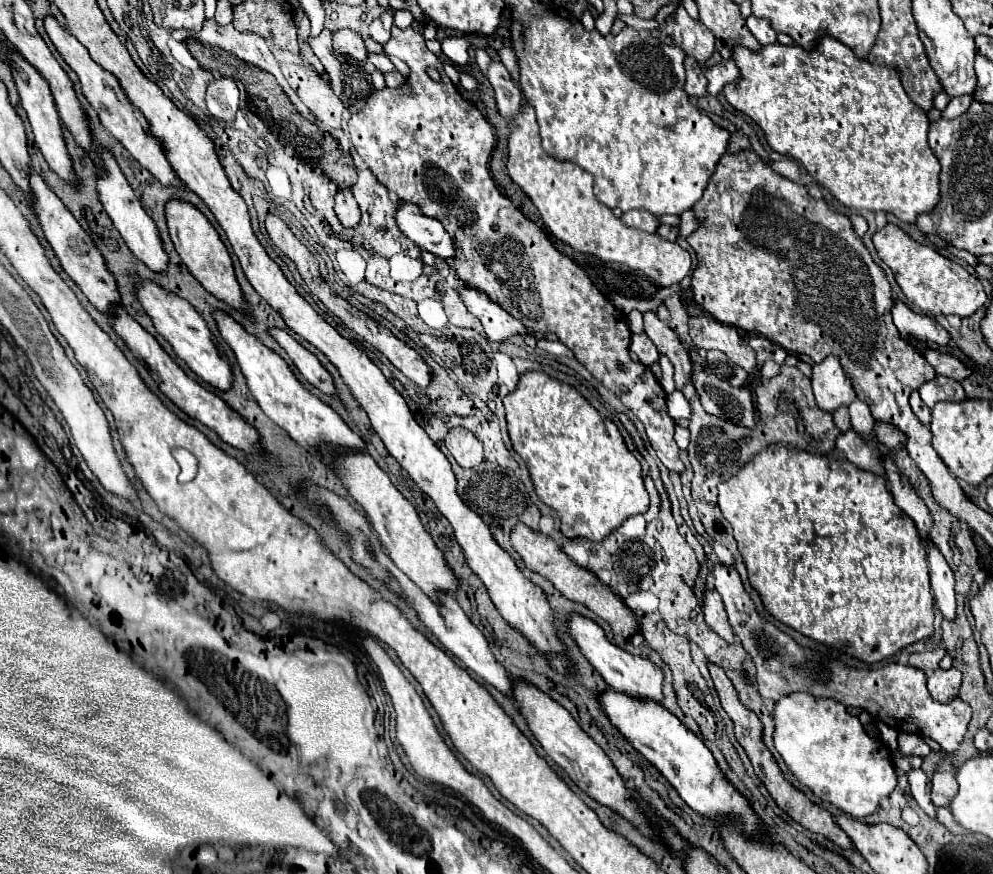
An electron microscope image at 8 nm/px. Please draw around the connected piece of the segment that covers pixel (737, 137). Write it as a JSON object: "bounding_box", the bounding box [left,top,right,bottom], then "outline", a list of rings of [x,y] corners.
{"bounding_box":[729,132,749,152],"outline":[[[733,132],[731,134],[731,138],[729,138],[729,152],[741,152],[741,150],[745,150],[745,148],[749,148],[749,140],[747,140],[747,136],[743,134],[743,132]]]}

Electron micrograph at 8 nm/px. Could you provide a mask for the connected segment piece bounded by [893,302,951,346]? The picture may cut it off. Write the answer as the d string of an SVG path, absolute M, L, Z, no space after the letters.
M895 302L893 306L893 322L901 334L901 340L921 340L921 342L935 342L939 346L947 346L951 336L949 332L939 326L931 316L913 312L907 304Z

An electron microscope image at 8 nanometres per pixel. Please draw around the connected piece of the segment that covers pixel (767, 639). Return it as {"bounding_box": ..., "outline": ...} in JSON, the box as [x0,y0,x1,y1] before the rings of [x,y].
{"bounding_box":[711,564,973,756],"outline":[[[715,564],[711,572],[715,578],[715,590],[721,594],[733,632],[757,668],[757,690],[763,698],[777,702],[793,692],[807,692],[817,698],[833,698],[845,706],[857,706],[873,716],[879,716],[897,732],[915,732],[933,738],[945,750],[945,756],[953,756],[959,750],[969,722],[973,720],[973,710],[967,702],[961,698],[955,698],[949,704],[933,700],[927,692],[925,672],[917,670],[915,666],[887,664],[877,670],[855,670],[847,668],[839,660],[831,660],[819,652],[801,648],[791,636],[783,634],[777,626],[757,614],[733,566]]]}

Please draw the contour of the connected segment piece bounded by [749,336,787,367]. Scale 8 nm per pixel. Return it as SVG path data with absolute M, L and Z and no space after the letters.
M763 336L751 338L751 340L749 340L749 346L751 346L753 350L757 350L758 367L762 367L765 360L773 360L773 362L777 362L777 364L783 364L785 358L787 358L787 352L785 352L779 344L775 344L775 342L771 342L771 340L763 338Z

